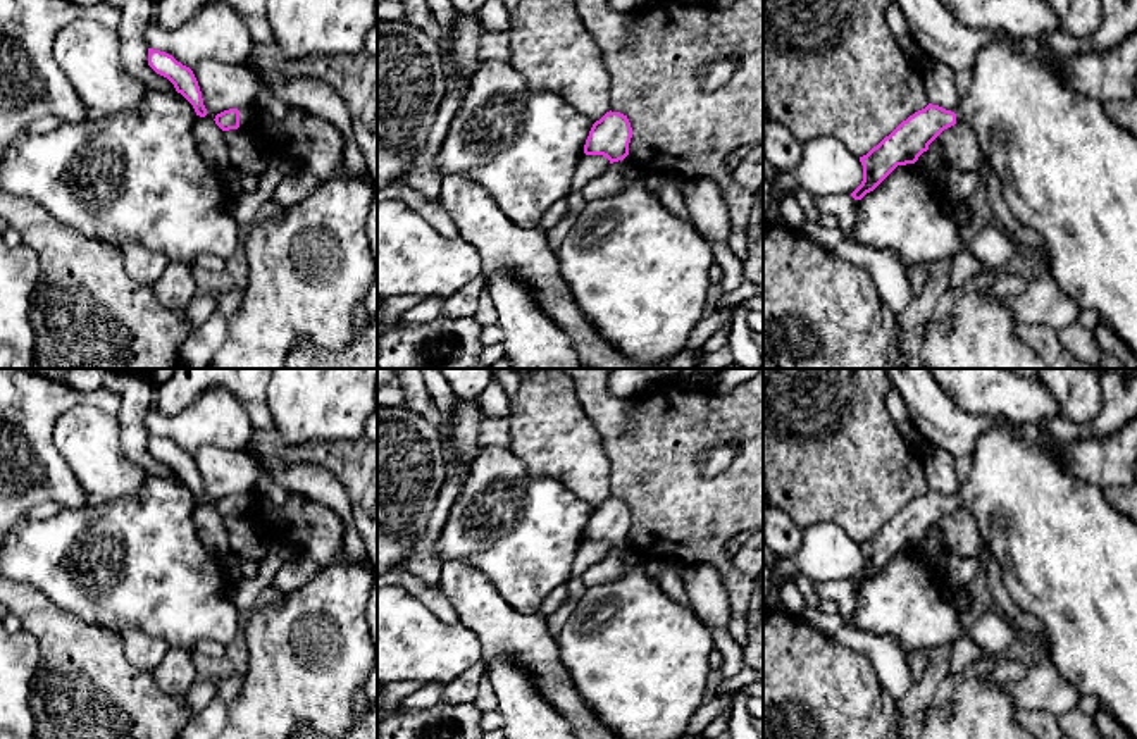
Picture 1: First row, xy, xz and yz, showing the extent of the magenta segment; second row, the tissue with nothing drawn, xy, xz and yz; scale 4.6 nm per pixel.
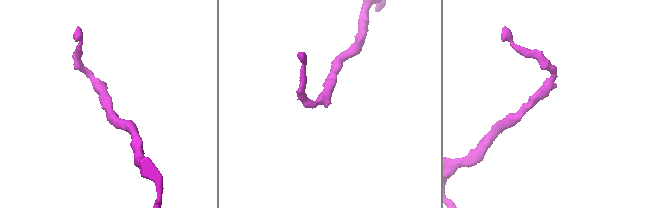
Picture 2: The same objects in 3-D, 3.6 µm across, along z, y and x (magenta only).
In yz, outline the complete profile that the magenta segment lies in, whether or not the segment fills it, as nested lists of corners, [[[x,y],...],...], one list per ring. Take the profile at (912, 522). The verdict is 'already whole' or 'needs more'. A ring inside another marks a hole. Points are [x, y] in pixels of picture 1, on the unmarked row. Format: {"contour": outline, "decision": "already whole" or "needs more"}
{"contour": [[[1003,417],[991,419],[992,427],[979,438],[972,453],[972,474],[961,484],[960,493],[951,498],[929,489],[903,506],[877,532],[860,543],[863,567],[851,582],[861,586],[898,551],[915,550],[944,515],[956,508],[968,508],[977,519],[985,550],[1001,567],[1010,598],[1041,620],[1058,674],[1080,696],[1096,696],[1101,708],[1108,710],[1137,739],[1137,524],[1115,510],[1099,486],[1068,474],[1056,456],[1058,441],[1037,425],[1016,425]]], "decision": "needs more"}

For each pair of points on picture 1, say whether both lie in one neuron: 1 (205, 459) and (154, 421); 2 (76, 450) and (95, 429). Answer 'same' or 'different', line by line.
1: different
2: same

